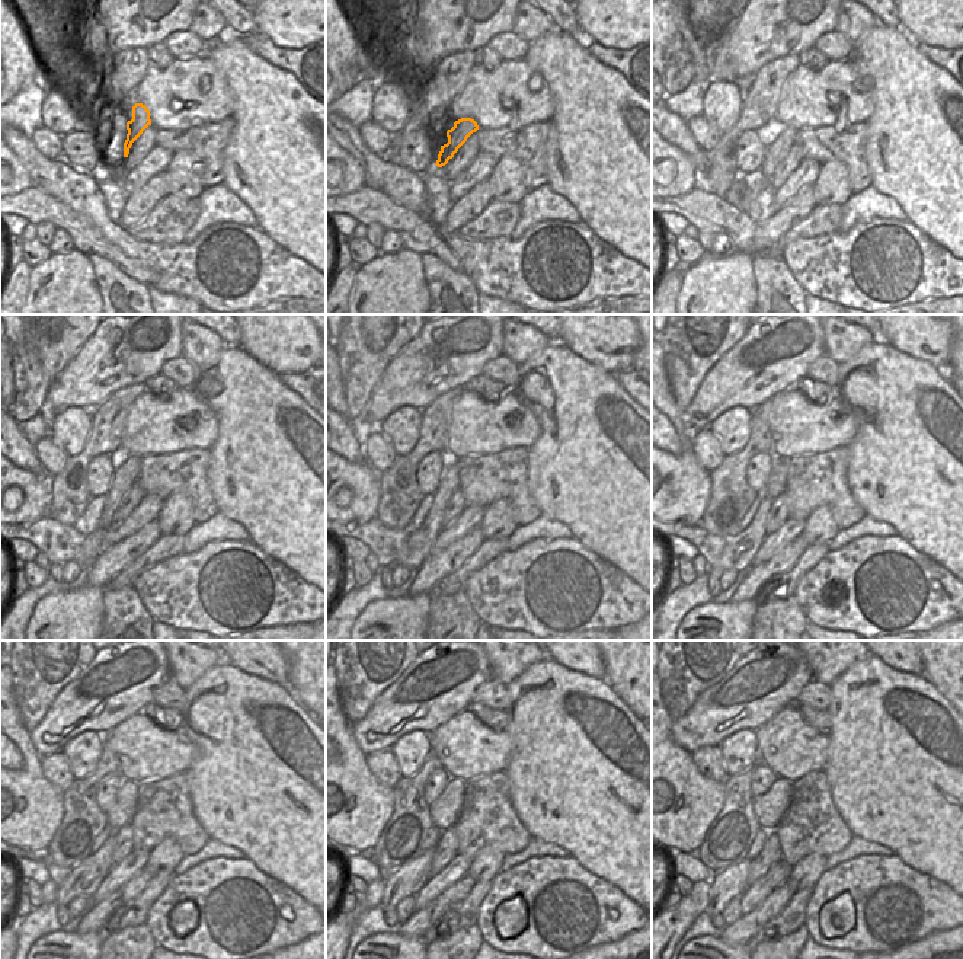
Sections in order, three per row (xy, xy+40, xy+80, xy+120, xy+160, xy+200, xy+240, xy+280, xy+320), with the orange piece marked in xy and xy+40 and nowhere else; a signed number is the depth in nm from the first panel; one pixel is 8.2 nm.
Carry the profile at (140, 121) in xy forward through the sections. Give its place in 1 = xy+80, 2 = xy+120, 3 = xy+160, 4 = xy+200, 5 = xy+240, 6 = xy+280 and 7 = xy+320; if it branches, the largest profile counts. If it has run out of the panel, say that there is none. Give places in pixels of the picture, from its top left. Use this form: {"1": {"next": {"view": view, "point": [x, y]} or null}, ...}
{"1": {"next": {"view": "xy+80", "point": [776, 152]}}, "2": {"next": {"view": "xy+120", "point": [95, 543]}}, "3": {"next": {"view": "xy+160", "point": [415, 549]}}, "4": {"next": {"view": "xy+200", "point": [739, 550]}}, "5": {"next": {"view": "xy+240", "point": [85, 878]}}, "6": {"next": {"view": "xy+280", "point": [409, 878]}}, "7": {"next": {"view": "xy+320", "point": [729, 884]}}}

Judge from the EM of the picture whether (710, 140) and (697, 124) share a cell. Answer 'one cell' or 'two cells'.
one cell

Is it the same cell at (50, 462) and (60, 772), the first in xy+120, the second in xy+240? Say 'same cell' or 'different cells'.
same cell

